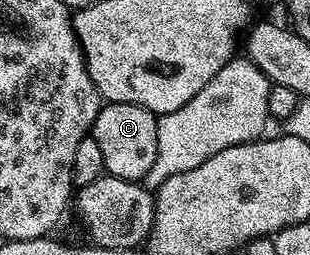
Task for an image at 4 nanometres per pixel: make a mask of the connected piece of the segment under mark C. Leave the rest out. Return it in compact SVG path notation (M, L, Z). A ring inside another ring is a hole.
M106 102L102 106L93 122L91 138L99 144L99 150L103 152L103 165L108 174L120 179L144 180L159 149L157 121L158 116L143 109L143 105Z

